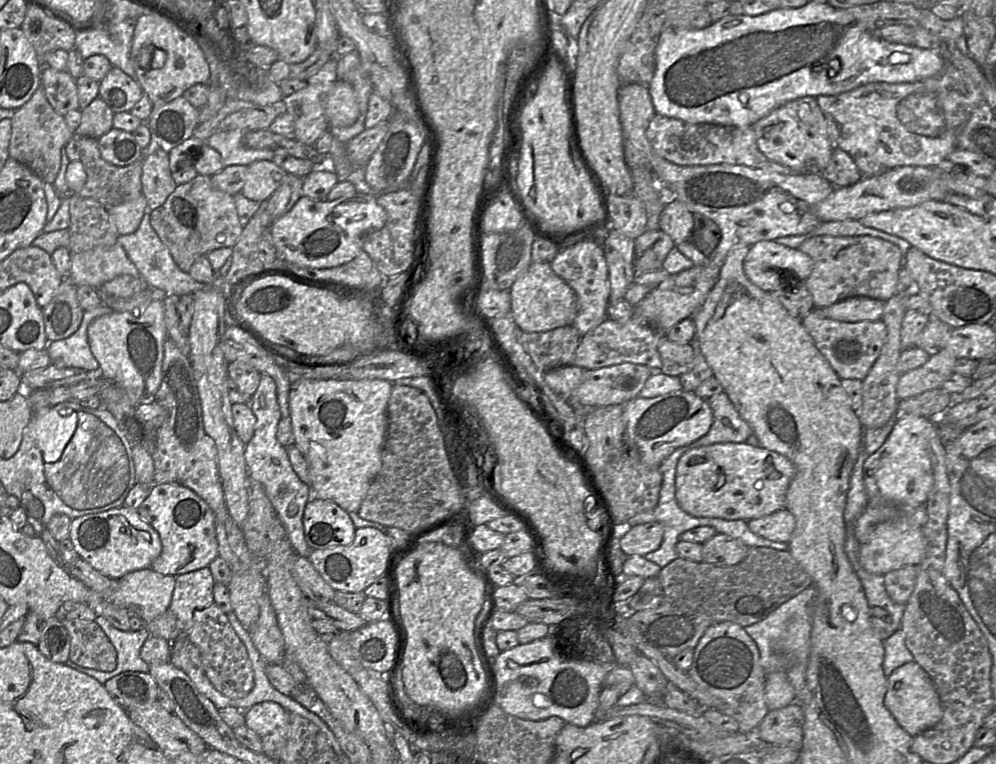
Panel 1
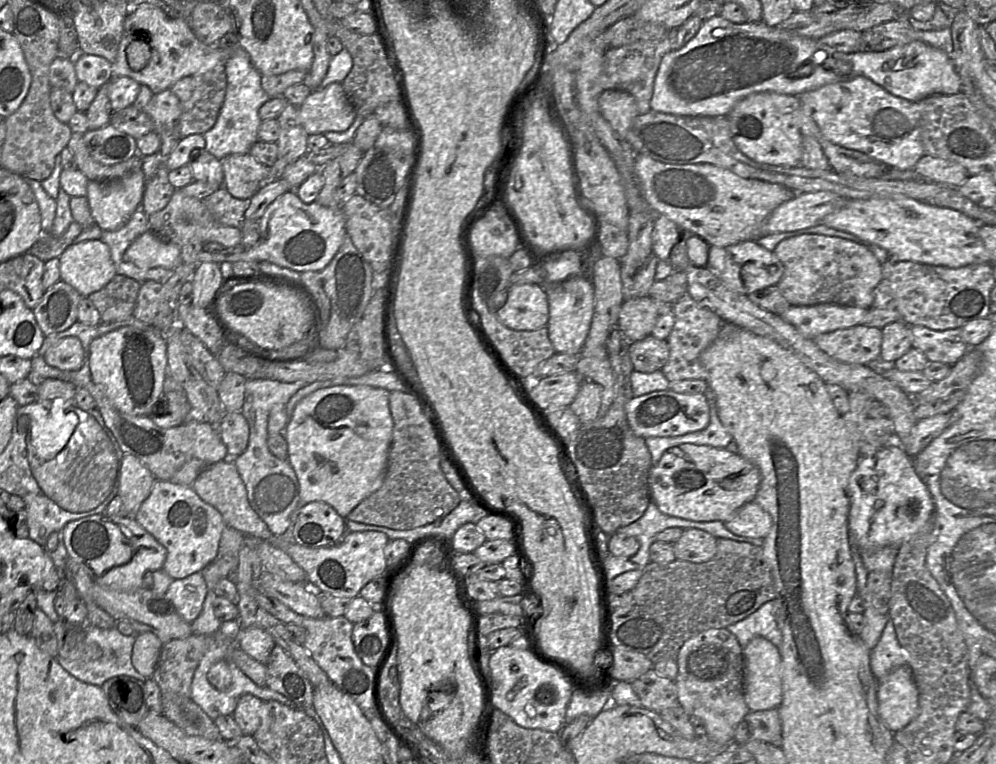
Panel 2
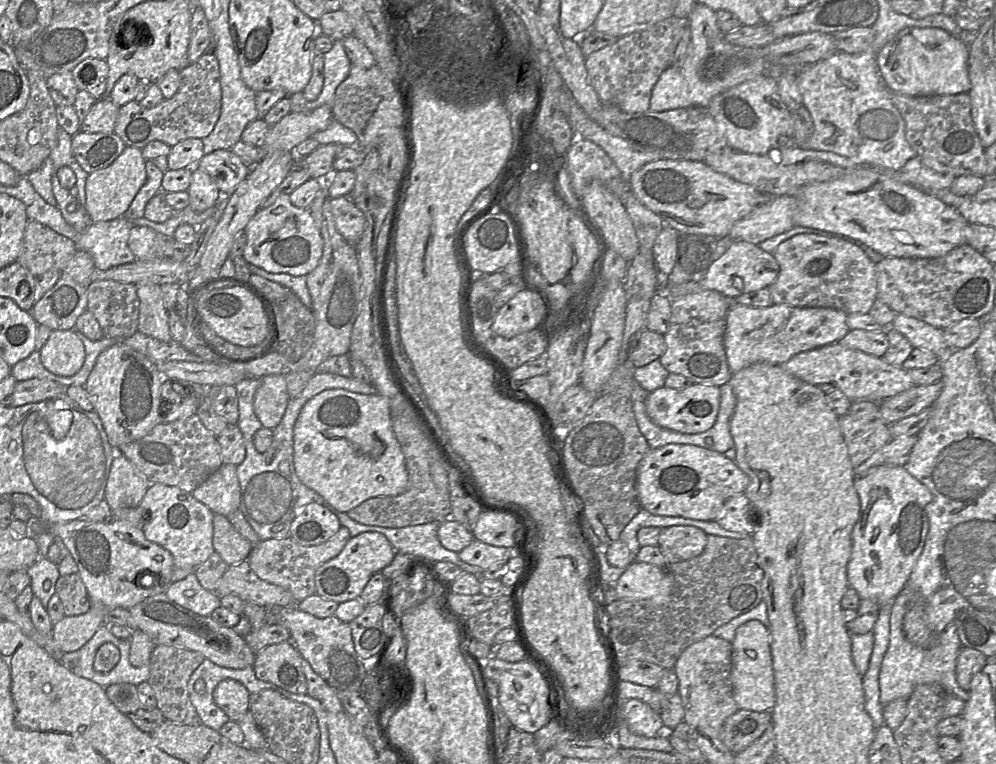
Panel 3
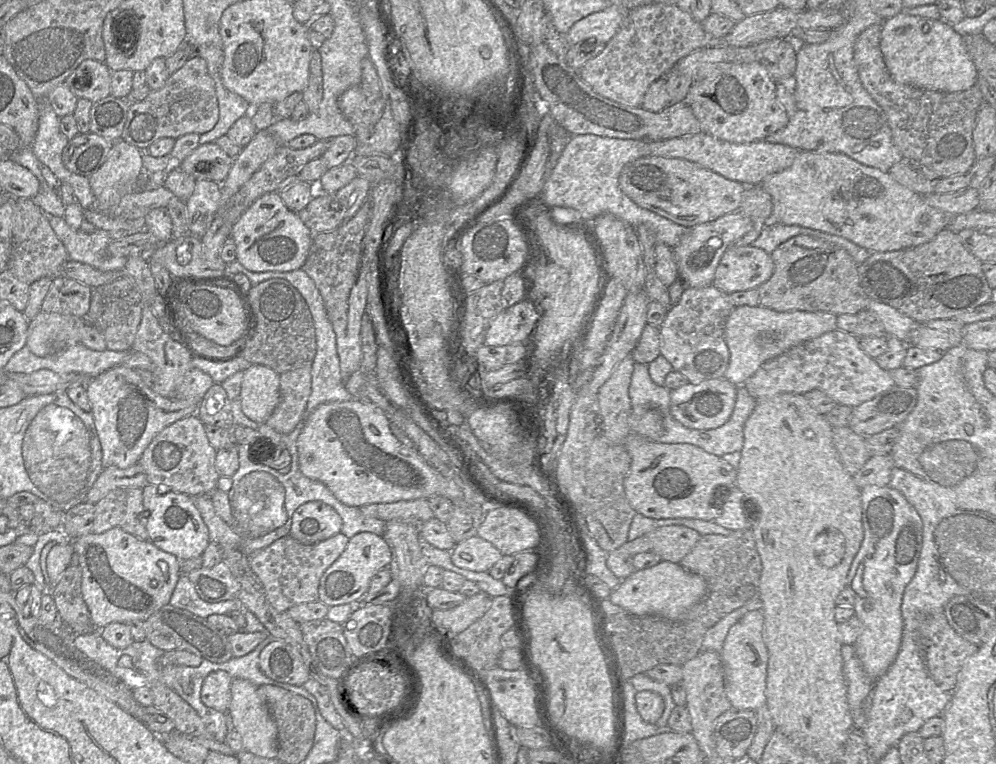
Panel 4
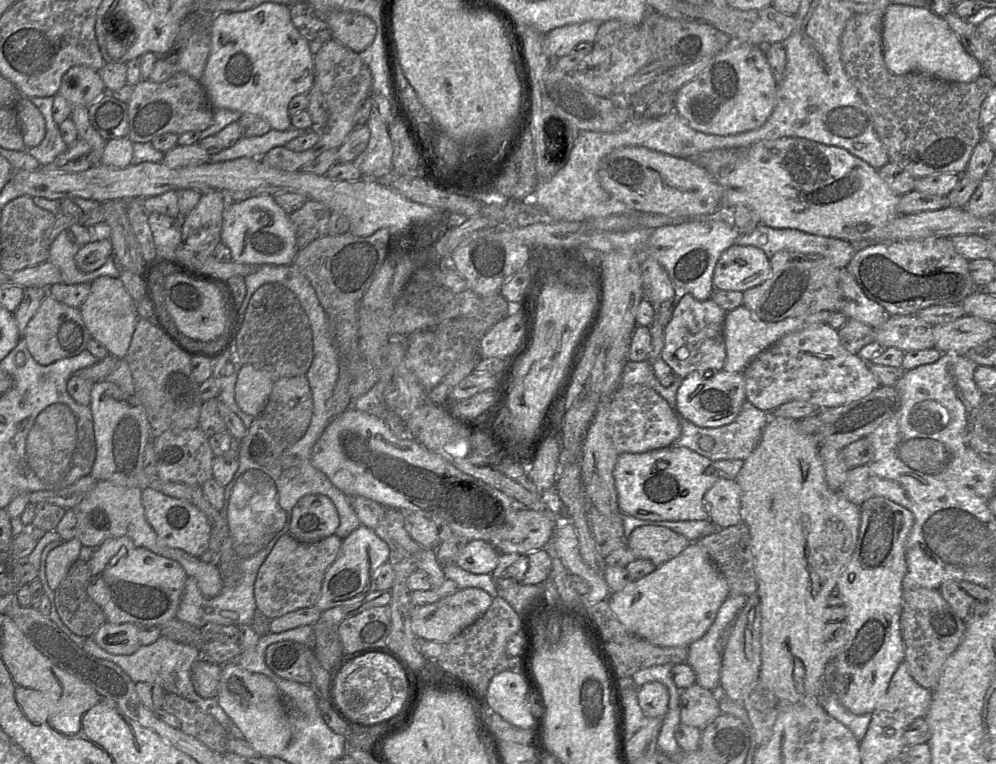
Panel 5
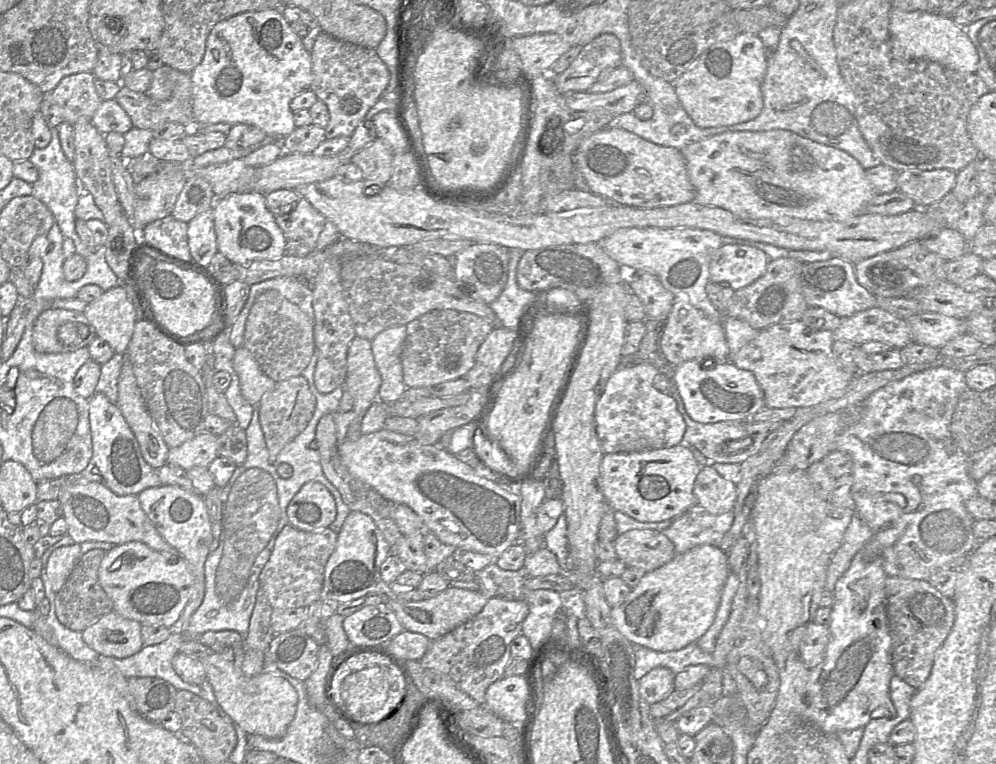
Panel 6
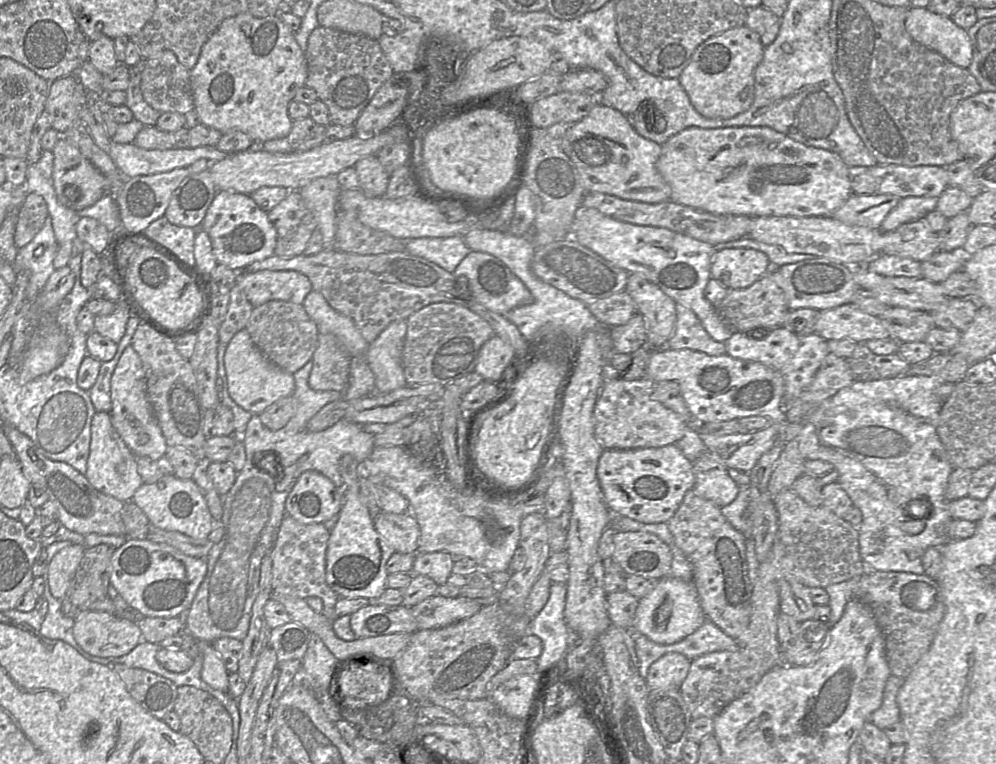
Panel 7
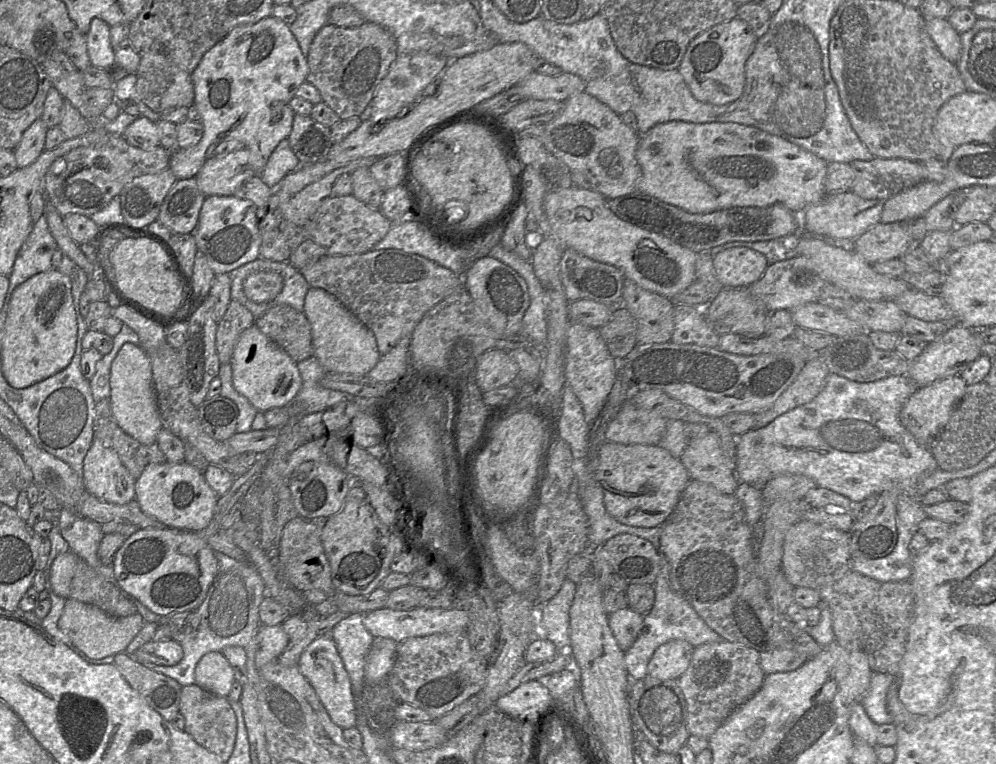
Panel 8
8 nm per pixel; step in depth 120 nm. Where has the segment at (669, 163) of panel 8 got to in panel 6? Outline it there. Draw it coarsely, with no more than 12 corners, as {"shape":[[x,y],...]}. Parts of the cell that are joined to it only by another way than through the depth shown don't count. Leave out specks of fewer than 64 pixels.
{"shape":[[788,130],[680,152],[694,203],[780,225],[876,195],[843,150]]}

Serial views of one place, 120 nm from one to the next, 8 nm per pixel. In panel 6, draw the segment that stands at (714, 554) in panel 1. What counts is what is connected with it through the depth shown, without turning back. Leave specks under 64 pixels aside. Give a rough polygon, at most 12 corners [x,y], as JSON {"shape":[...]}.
{"shape":[[633,529],[613,541],[626,566],[650,572],[676,554],[660,531]]}

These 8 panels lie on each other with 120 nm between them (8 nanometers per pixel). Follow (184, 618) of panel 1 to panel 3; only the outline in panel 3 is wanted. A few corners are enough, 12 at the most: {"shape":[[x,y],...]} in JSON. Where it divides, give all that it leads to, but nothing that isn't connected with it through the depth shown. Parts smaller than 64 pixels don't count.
{"shape":[[195,573],[172,583],[165,594],[179,606],[210,617],[220,598]]}

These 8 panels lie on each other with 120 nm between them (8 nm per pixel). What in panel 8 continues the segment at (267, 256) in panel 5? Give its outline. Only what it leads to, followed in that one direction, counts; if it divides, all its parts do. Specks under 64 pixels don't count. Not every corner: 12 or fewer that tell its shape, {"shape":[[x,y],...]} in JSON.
{"shape":[[206,197],[193,234],[215,274],[260,257],[251,200]]}

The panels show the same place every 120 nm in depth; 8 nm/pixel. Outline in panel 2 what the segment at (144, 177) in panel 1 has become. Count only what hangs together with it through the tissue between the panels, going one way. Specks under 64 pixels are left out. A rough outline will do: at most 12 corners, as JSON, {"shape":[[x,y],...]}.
{"shape":[[161,163],[145,184],[147,216],[165,208],[176,190]]}

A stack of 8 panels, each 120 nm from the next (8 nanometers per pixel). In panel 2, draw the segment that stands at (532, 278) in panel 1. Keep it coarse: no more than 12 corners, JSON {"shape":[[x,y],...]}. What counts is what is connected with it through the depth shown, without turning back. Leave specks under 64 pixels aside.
{"shape":[[536,283],[509,285],[496,312],[517,331],[547,327],[546,291]]}

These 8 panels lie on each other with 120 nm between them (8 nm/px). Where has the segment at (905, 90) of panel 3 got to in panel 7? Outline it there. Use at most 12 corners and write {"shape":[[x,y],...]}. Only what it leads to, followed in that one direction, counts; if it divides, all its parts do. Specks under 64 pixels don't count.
{"shape":[[910,7],[905,28],[918,43],[968,68],[967,31],[923,7]]}

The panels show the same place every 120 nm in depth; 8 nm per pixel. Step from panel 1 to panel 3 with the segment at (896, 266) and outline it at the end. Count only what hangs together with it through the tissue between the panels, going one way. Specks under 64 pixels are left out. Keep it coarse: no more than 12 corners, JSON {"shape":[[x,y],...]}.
{"shape":[[797,234],[772,255],[773,304],[866,314],[876,263]]}

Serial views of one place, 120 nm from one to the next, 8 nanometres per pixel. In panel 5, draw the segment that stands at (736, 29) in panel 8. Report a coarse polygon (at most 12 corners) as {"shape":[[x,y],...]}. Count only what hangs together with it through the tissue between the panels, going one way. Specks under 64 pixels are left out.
{"shape":[[731,41],[677,90],[696,131],[758,129],[776,104],[763,49]]}

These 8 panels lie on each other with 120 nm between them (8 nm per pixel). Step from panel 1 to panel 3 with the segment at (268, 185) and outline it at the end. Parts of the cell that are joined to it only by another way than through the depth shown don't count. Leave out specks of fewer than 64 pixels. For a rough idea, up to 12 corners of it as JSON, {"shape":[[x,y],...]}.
{"shape":[[230,149],[204,154],[194,167],[229,196],[253,166]]}

